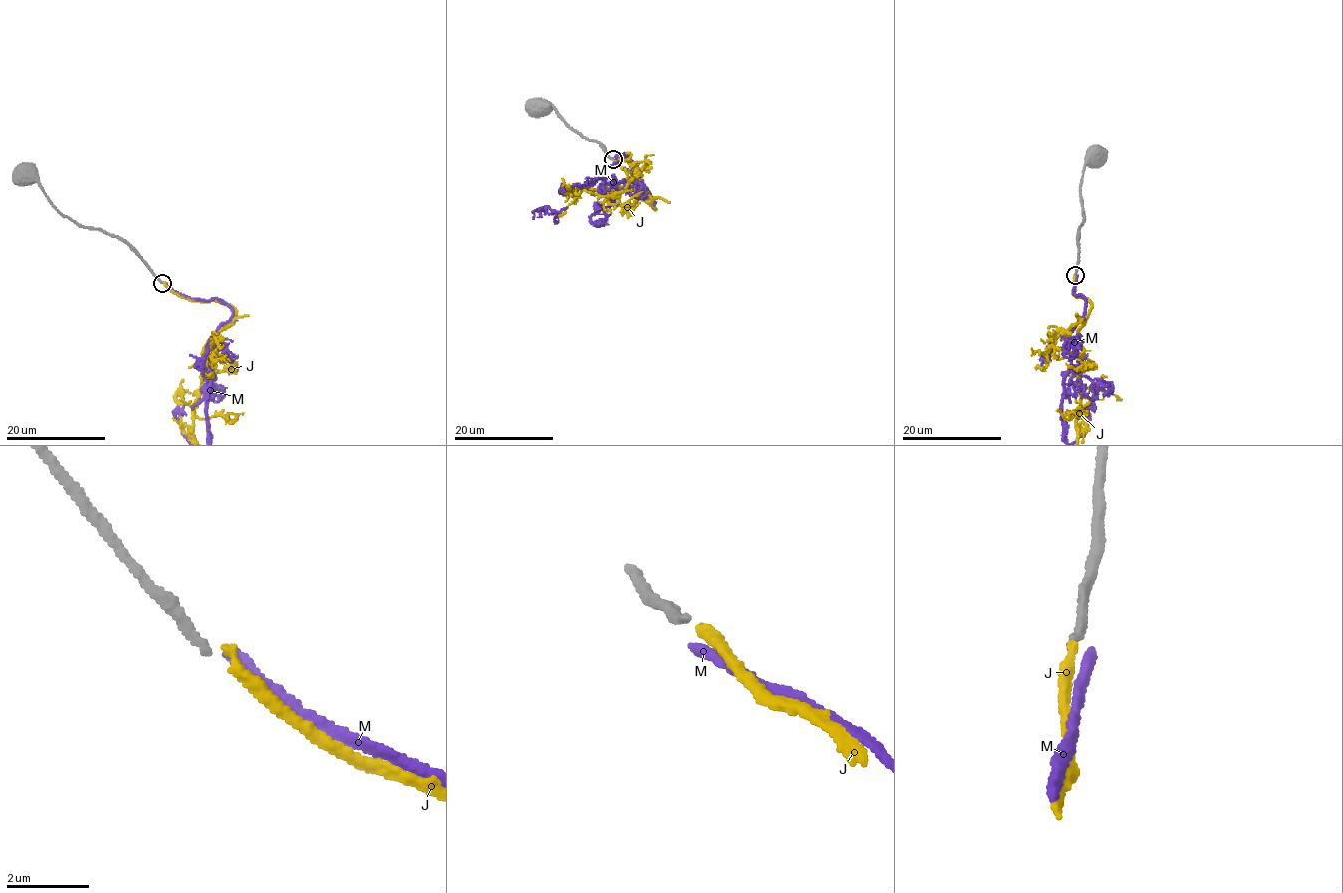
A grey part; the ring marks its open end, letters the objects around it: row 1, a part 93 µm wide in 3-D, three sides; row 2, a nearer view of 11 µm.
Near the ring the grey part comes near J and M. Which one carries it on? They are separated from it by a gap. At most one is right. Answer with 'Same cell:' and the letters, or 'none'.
Same cell: none

